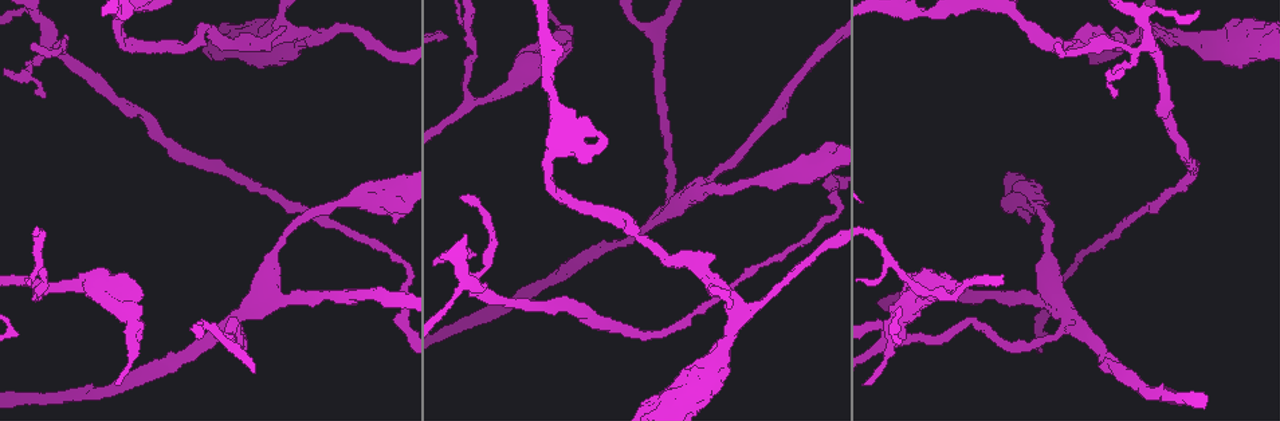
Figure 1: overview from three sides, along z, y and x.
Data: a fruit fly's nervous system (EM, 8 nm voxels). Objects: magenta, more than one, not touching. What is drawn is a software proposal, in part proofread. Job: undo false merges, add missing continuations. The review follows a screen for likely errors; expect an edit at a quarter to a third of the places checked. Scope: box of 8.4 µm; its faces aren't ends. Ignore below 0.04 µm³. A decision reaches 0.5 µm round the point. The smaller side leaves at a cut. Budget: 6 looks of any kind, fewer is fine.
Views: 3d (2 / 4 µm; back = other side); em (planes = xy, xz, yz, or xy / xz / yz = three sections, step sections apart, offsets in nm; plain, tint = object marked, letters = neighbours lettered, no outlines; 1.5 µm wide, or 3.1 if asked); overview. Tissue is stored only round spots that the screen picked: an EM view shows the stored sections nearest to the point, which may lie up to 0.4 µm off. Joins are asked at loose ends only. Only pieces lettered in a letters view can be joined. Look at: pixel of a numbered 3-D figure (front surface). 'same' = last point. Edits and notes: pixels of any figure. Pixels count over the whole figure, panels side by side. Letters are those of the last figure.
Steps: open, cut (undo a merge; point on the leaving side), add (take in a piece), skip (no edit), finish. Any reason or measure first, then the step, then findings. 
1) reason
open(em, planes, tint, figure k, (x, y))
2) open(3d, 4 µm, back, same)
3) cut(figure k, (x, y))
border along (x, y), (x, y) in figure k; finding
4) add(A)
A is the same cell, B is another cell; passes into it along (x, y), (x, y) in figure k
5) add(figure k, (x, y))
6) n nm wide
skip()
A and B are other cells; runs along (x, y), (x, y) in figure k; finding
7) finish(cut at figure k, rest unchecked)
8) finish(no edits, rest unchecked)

sudden change in width
open(em, planes, letters, figure 1, (470, 103))

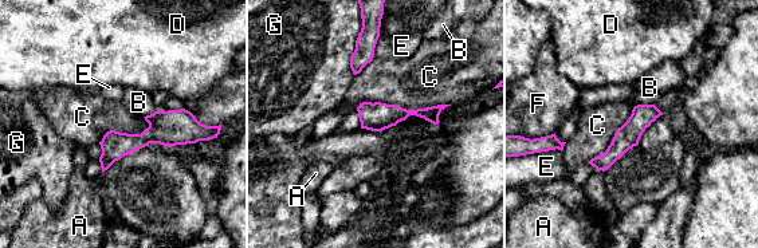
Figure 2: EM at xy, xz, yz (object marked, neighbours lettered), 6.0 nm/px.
skip()
A, B, C, D, E, F and G are other cells; runs along (197, 126), (164, 128), (103, 164) in figure 2; one neuron here

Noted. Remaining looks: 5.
sharp bend
open(3d, 4 µm, figure 1, (636, 236))

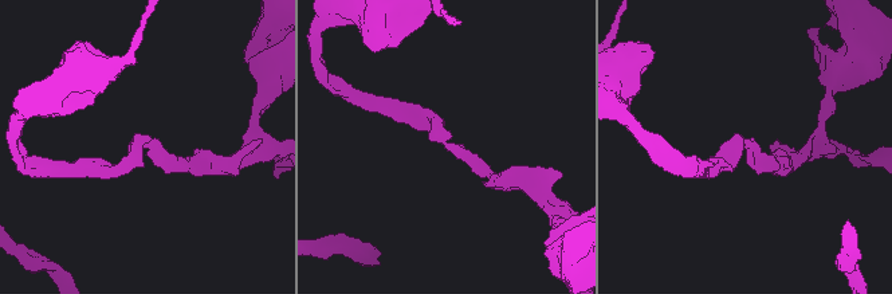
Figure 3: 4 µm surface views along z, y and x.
arms of 190, 200 nm
open(em, yz, step 8, letters, figure 3, (742, 141))

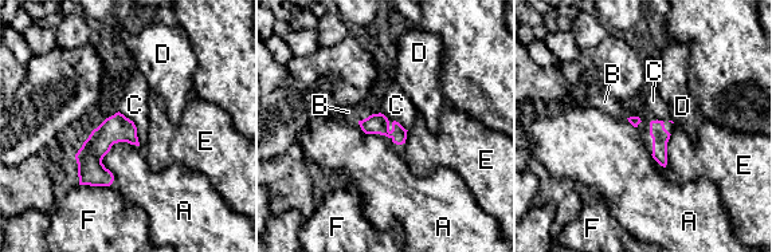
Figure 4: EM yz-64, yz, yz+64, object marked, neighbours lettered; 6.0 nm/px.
skip()
A, B, C, D, E and F are other cells; runs along (120, 117), (90, 154), (82, 181) in figure 4; one neuron here

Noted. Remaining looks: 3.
thin end
open(3d, 4 µm, figure 1, (30, 46))

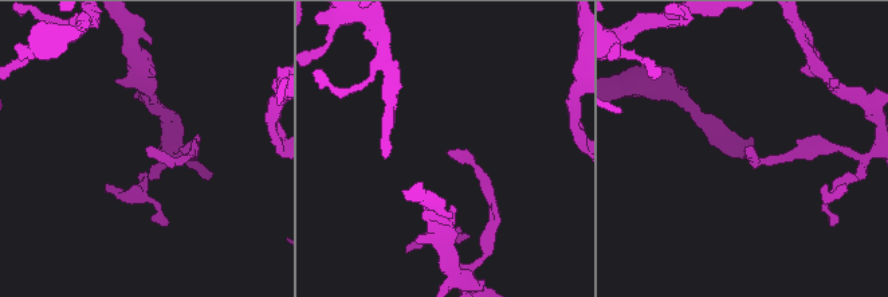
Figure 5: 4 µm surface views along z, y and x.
now the EM
open(em, yz, step 8, plain, figure 5, (149, 145))

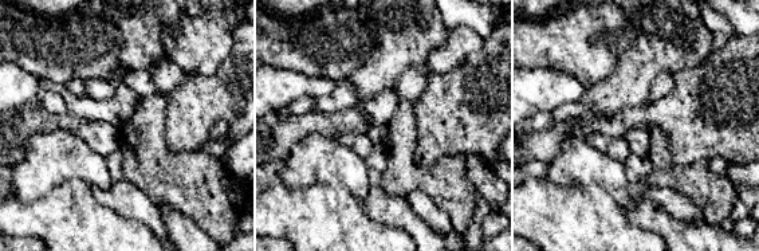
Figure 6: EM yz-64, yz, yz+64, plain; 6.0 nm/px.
open(em, yz, step 8, letters, same)

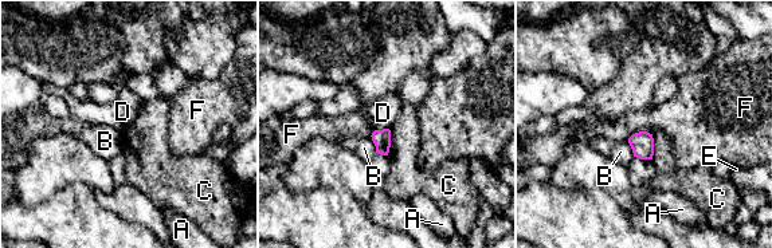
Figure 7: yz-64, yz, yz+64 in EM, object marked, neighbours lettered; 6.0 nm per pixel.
C touches over 160 nm
skip()
A, B, C, D, E and F are other cells; border along (388, 128), (375, 130) in figure 7; no lettered piece goes on from it

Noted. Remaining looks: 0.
finish(no edits, rest unchecked)

